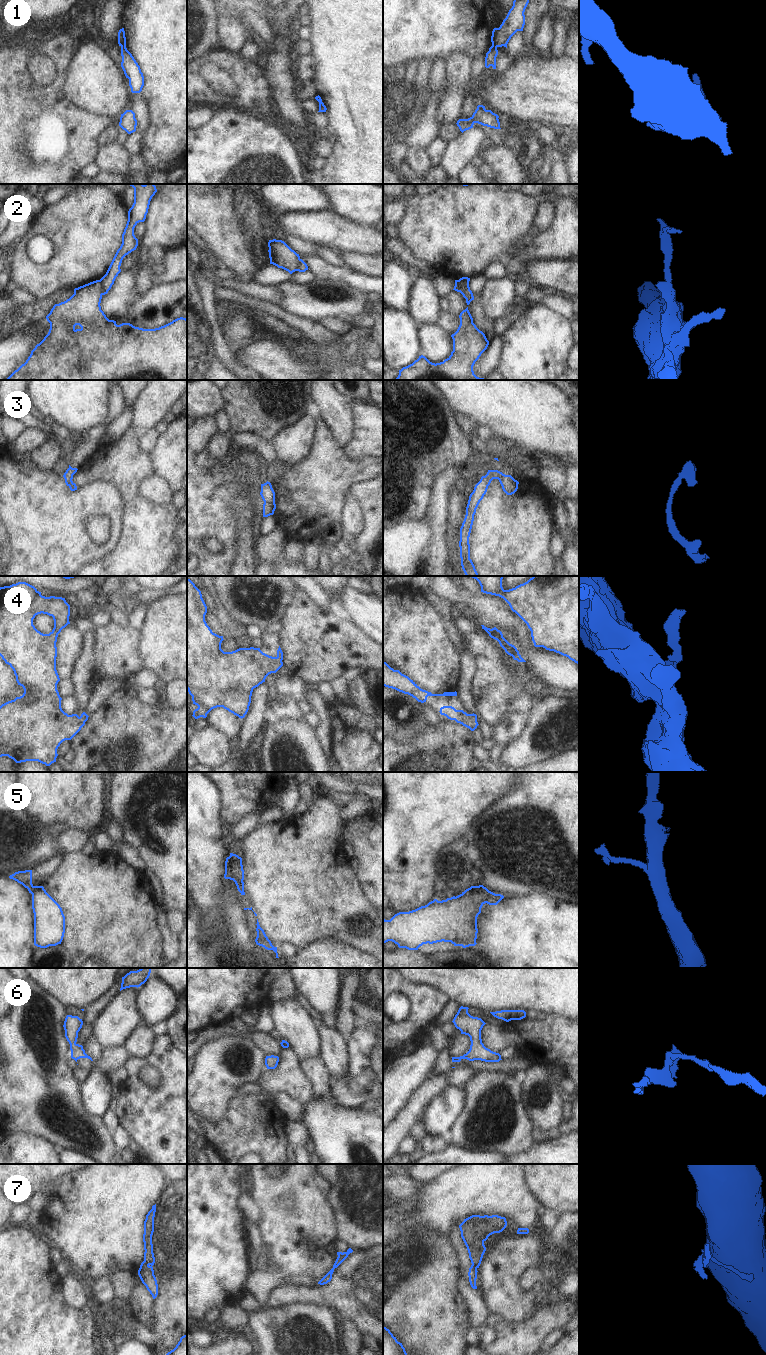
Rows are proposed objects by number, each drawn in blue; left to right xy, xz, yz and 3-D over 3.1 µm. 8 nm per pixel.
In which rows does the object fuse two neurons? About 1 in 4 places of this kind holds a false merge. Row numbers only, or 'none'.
1, 2, 5, 7

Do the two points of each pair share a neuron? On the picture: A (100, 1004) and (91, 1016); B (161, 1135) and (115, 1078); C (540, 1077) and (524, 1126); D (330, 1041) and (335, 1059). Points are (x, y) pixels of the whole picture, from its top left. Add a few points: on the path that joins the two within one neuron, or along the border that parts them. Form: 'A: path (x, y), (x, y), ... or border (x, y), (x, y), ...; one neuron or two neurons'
A: path (97, 1007), (91, 1013); one neuron
B: border (128, 1075), (119, 1087); two neurons
C: border (520, 1093), (523, 1107), (529, 1119), (536, 1127); two neurons
D: path (332, 1045), (334, 1055); one neuron

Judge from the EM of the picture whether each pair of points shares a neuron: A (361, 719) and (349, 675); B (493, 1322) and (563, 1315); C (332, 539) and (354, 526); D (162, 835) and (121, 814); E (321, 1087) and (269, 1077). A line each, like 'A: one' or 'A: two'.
A: two
B: one
C: two
D: one
E: two

